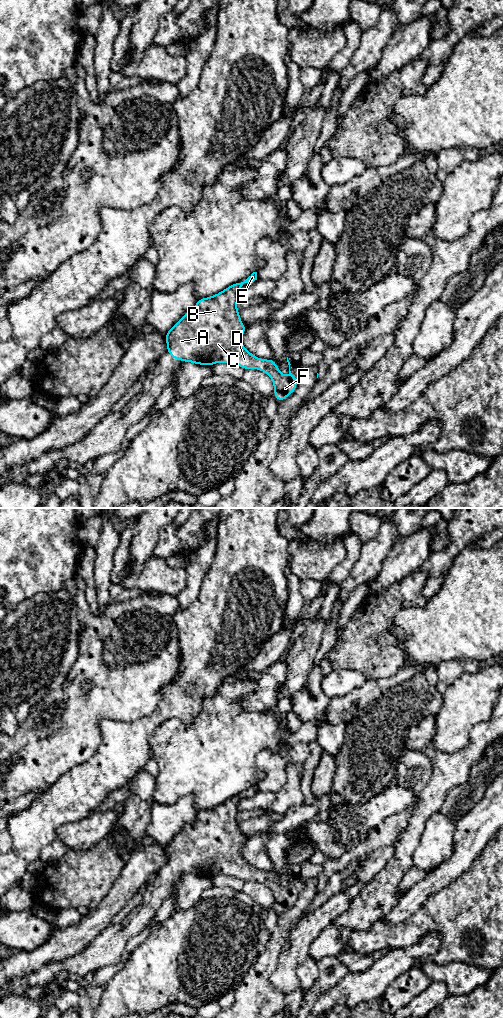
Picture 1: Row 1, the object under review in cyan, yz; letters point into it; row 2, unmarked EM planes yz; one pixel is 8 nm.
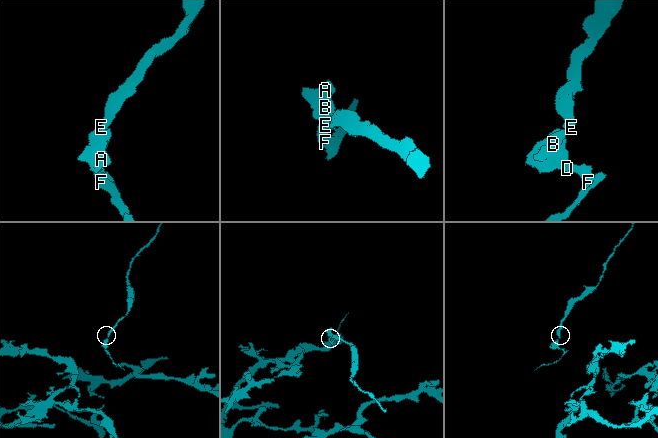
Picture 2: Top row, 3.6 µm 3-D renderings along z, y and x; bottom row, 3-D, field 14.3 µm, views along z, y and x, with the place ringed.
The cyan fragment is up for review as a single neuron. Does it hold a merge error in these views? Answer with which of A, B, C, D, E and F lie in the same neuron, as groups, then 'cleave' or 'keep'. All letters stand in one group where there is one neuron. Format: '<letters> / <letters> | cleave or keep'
A B C D E F | keep

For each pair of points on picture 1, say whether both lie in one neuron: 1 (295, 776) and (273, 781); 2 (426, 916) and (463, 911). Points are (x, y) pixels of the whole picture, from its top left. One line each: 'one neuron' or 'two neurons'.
1: two neurons
2: one neuron

